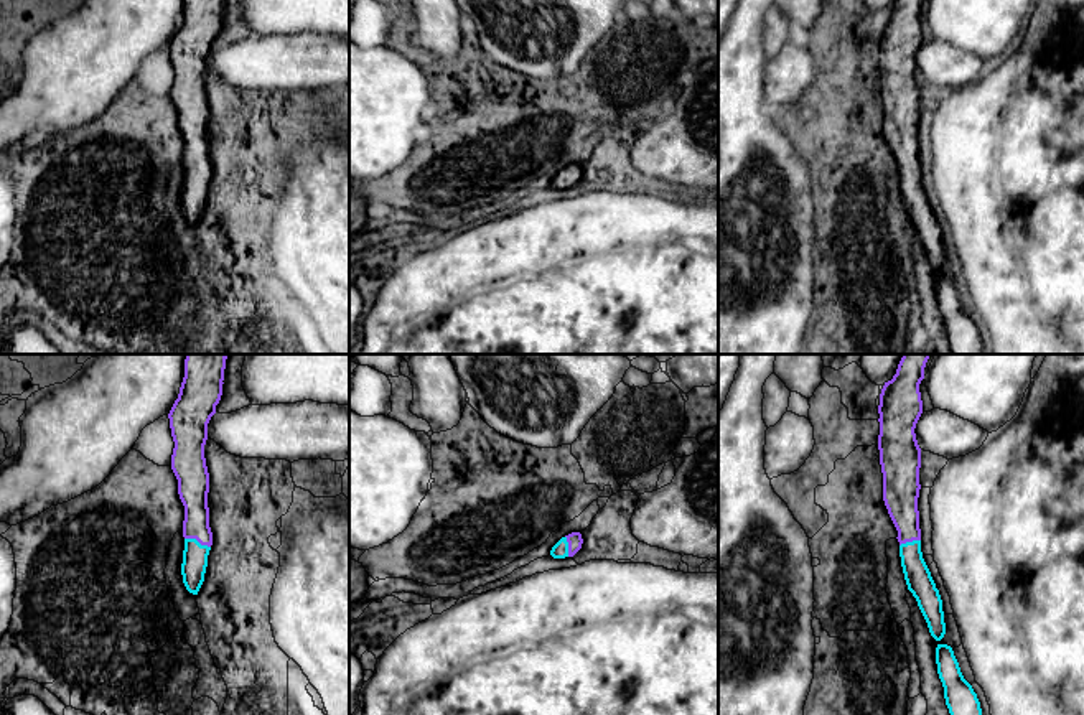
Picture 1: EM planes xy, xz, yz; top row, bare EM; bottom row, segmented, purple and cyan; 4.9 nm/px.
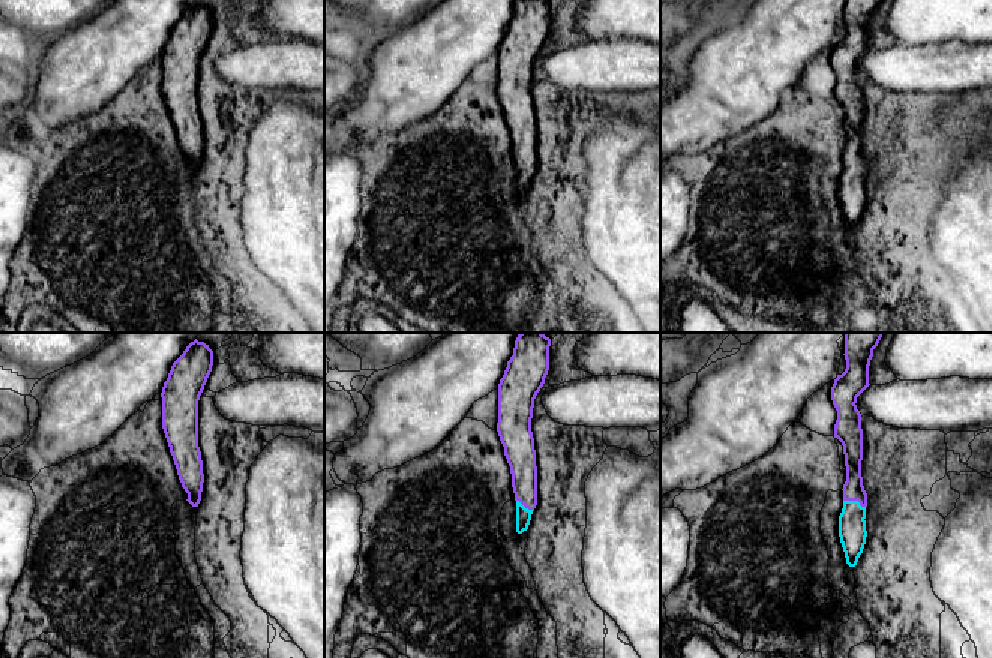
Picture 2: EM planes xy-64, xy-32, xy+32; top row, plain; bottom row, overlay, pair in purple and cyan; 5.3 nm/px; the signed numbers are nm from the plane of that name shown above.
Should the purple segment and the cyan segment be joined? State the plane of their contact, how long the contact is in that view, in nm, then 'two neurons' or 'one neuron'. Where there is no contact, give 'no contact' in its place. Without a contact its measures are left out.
meets purple in xy; contact 140 nm long; one neuron

